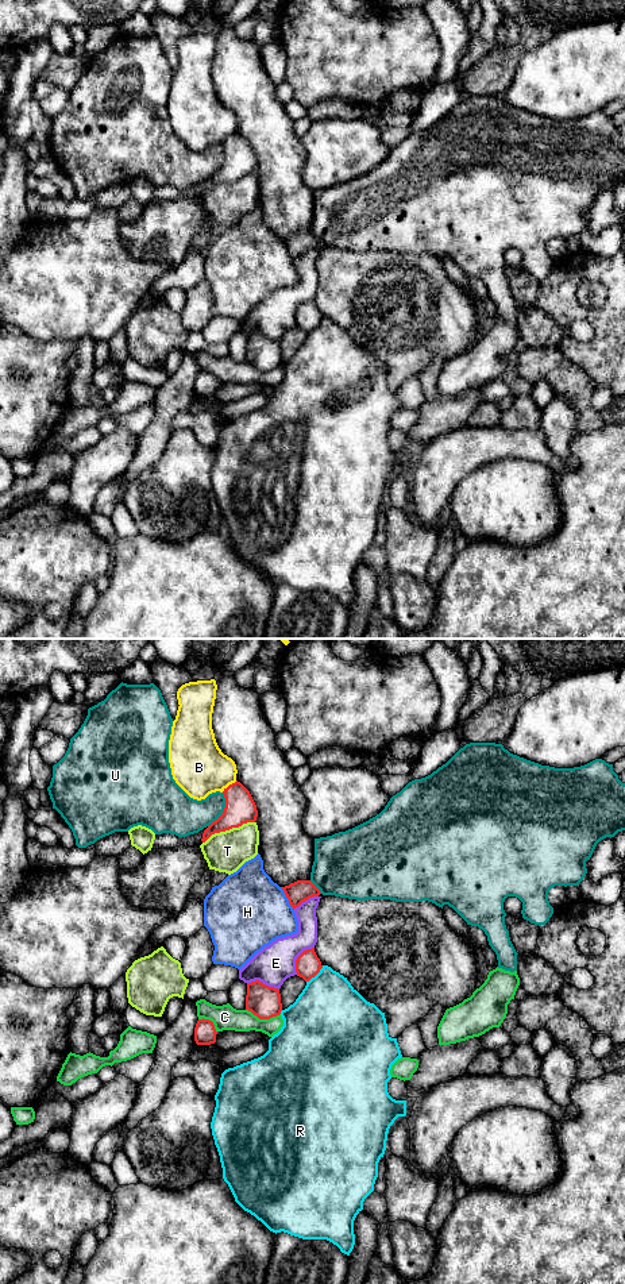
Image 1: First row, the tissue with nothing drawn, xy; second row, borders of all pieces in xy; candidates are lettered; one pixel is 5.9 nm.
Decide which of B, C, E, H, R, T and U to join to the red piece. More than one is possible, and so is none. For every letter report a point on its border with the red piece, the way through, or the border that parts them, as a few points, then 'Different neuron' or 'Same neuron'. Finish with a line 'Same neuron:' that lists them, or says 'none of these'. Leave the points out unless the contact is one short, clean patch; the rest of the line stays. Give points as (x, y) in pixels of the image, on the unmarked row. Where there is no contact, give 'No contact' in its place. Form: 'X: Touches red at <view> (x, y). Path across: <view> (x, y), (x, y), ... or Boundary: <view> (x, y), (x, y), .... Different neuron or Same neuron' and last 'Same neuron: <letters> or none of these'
B: Touches red at xy (230, 137). Different neuron
C: Touches red at xy (263, 370). Different neuron
E: Touches red at xy (297, 309). Different neuron
H: Touches red at xy (288, 250). Different neuron
R: Touches red at xy (315, 327). Different neuron
T: Touches red at xy (228, 181). Different neuron
U: Touches red at xy (224, 162). Different neuron
Same neuron: none of these

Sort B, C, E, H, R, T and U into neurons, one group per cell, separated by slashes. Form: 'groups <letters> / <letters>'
groups B / C / E / H / R / T / U

